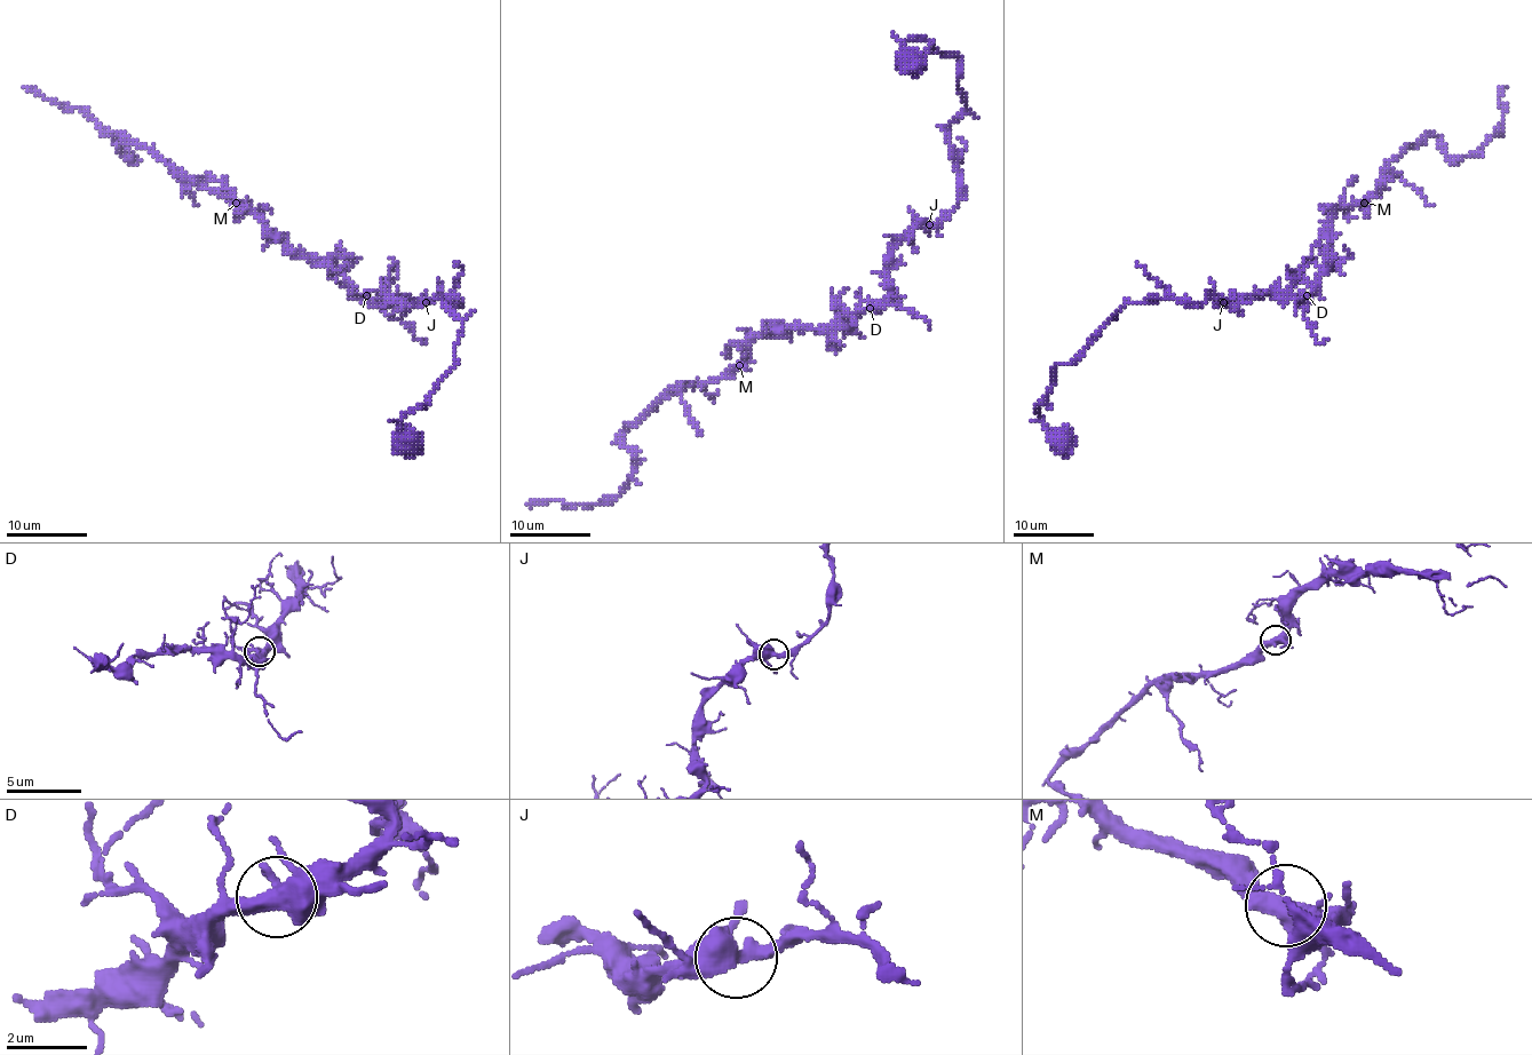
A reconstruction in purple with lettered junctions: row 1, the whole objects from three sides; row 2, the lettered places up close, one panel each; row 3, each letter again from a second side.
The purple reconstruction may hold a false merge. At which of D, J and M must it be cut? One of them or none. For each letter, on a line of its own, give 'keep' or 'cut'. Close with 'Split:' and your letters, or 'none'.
D: keep
J: keep
M: keep
Split: none

